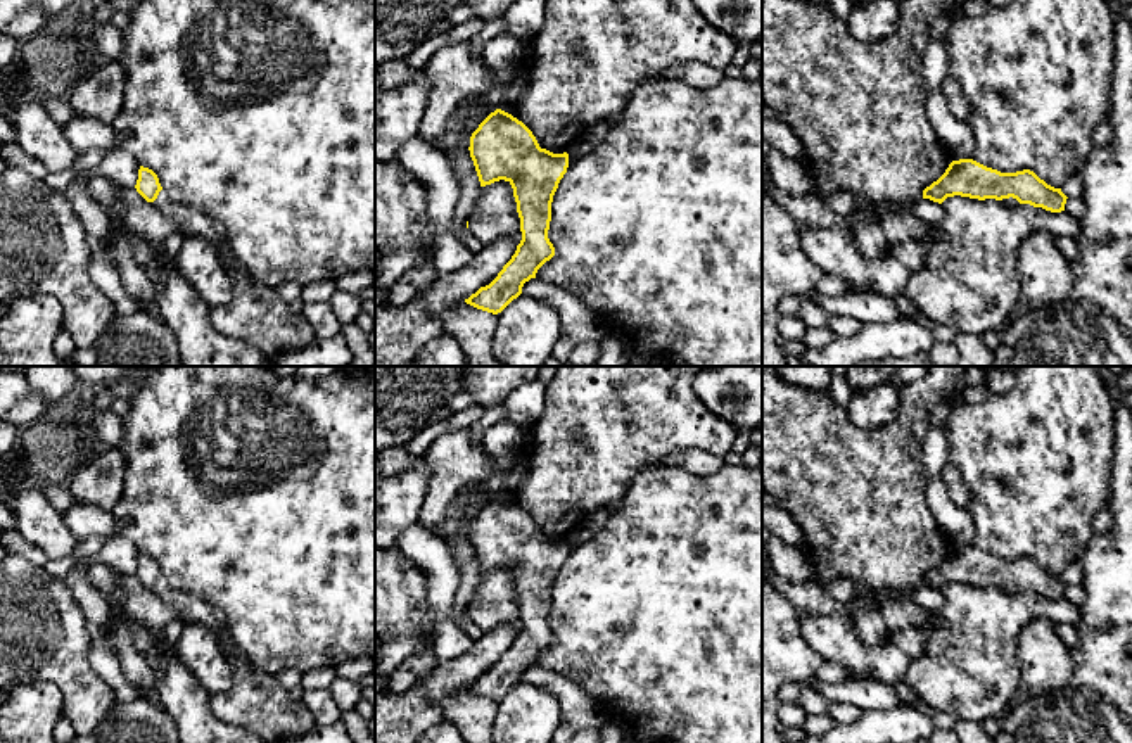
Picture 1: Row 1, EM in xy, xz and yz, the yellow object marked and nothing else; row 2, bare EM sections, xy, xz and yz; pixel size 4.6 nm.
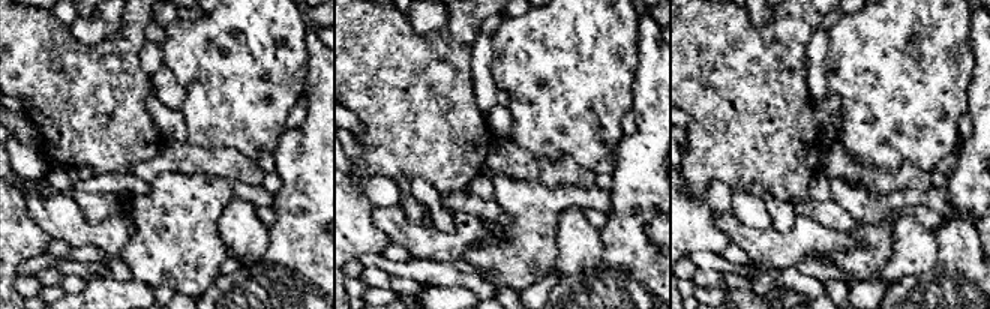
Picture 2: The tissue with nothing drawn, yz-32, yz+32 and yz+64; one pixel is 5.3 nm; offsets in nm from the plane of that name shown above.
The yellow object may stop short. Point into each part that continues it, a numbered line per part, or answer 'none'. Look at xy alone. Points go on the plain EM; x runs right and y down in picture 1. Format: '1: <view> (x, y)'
1: xy (256, 702)

